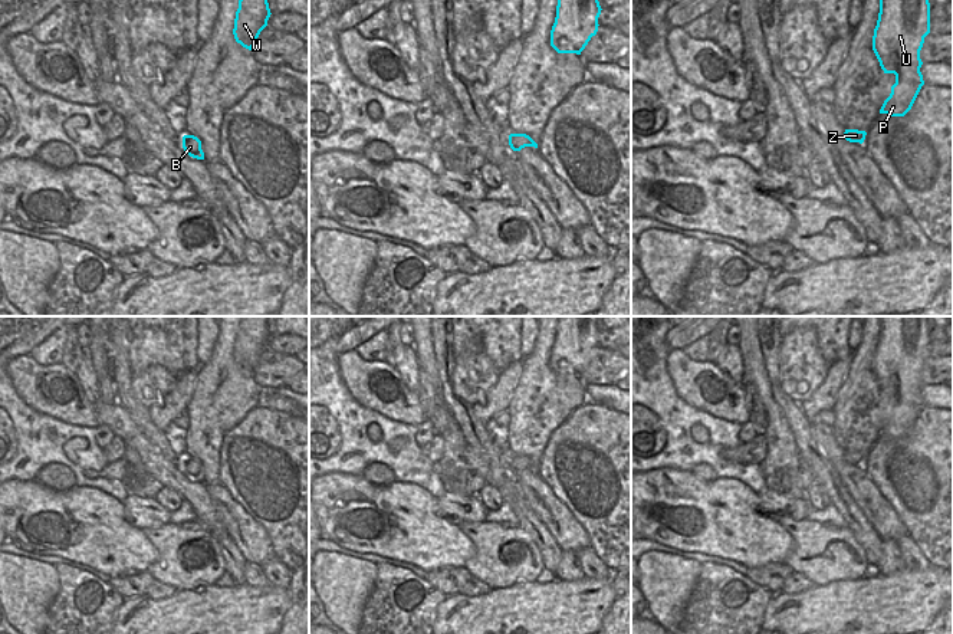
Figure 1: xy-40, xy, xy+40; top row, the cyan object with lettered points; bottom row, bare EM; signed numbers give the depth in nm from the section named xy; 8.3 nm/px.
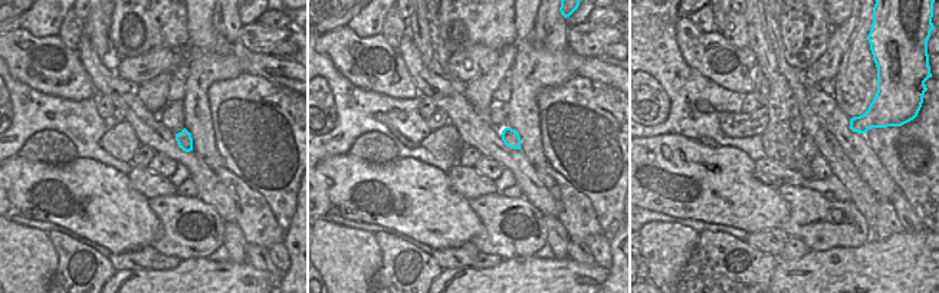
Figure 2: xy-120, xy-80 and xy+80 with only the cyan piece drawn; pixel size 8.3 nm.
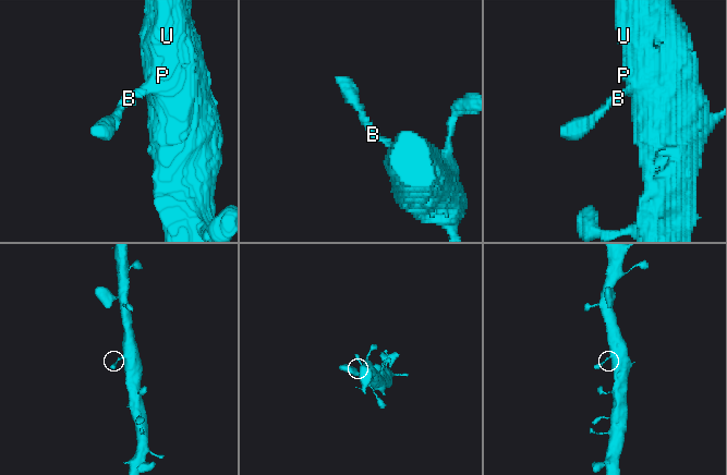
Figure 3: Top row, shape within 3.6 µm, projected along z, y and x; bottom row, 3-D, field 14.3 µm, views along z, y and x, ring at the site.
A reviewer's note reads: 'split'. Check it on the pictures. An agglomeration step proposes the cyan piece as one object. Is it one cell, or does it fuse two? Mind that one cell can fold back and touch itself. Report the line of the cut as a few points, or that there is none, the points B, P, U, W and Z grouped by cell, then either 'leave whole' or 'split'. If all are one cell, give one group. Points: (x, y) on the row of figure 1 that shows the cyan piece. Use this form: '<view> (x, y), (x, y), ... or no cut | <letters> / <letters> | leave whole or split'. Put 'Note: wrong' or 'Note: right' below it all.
no cut | B P U W Z | leave whole
Note: wrong

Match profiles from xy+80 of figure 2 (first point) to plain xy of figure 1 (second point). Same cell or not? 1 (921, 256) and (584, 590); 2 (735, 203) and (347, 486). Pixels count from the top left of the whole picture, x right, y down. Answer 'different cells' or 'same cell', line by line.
1: same cell
2: same cell

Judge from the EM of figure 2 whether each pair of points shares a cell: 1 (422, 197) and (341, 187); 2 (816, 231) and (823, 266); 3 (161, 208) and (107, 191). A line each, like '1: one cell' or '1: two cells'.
1: one cell
2: two cells
3: two cells

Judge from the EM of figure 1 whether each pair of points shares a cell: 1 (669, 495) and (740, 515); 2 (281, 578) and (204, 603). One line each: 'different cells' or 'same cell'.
1: same cell
2: different cells

